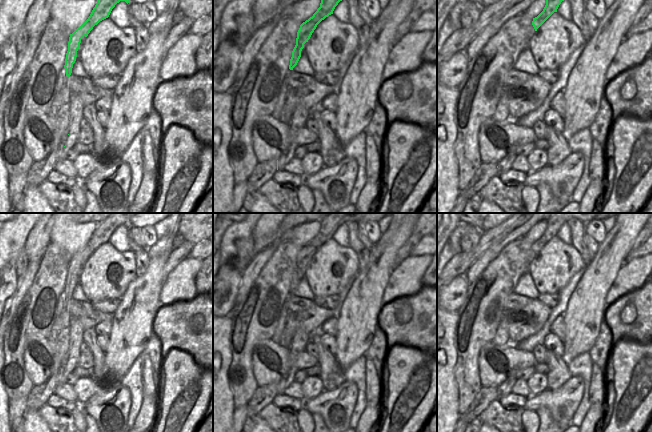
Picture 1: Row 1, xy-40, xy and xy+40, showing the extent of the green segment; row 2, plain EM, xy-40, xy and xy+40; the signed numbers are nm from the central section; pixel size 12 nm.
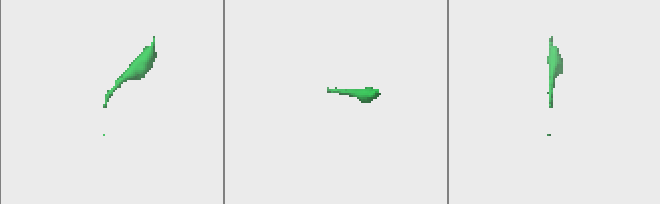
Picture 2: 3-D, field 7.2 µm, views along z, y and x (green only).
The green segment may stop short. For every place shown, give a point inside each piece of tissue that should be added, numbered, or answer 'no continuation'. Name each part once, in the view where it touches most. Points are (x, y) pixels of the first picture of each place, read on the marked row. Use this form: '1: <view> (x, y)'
1: xy-40 (59, 112)

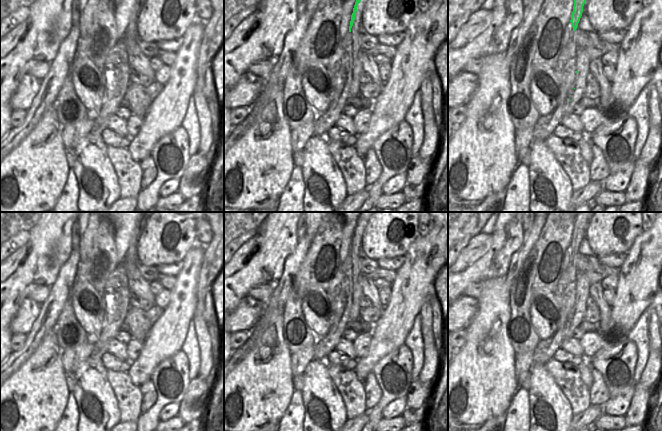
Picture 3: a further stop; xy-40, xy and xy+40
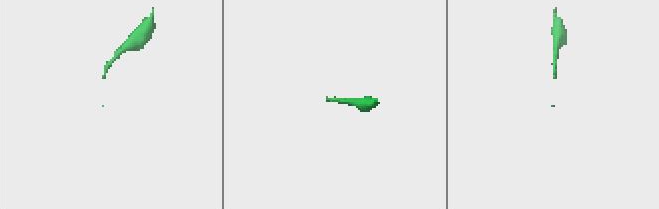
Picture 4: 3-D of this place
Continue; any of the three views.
1: xy+40 (565, 67)

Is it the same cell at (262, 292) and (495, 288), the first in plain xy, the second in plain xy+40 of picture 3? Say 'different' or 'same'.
different

